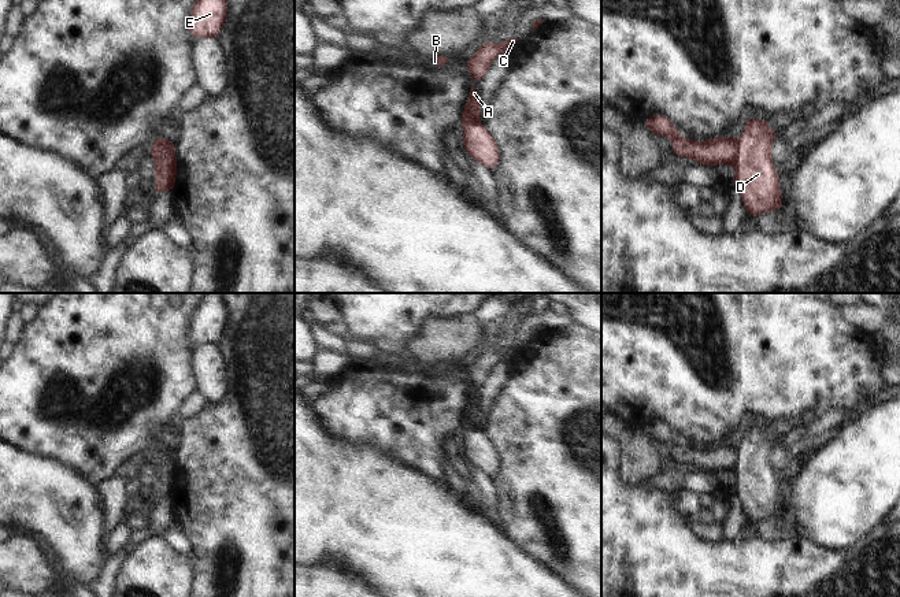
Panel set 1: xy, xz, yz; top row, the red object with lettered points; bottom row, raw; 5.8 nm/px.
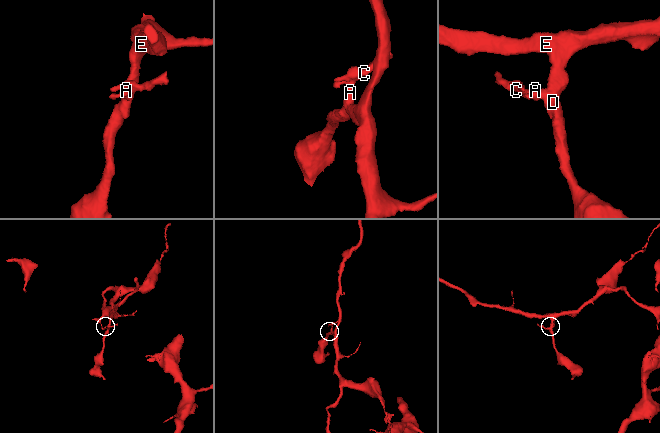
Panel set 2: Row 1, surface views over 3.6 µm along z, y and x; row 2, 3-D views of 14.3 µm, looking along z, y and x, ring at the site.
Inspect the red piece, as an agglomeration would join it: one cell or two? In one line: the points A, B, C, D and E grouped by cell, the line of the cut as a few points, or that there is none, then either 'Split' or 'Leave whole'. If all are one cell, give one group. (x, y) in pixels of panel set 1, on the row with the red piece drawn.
Groups: A B C / D E. Split along yz (739, 140), (739, 154), (732, 163). Split

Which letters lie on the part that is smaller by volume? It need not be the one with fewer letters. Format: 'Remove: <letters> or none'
Remove: A, B, C

